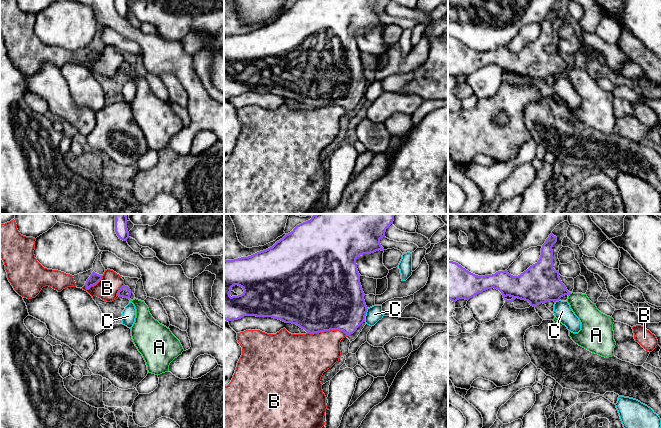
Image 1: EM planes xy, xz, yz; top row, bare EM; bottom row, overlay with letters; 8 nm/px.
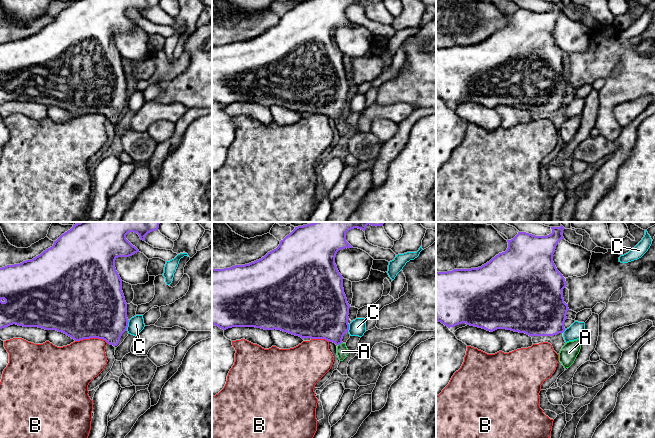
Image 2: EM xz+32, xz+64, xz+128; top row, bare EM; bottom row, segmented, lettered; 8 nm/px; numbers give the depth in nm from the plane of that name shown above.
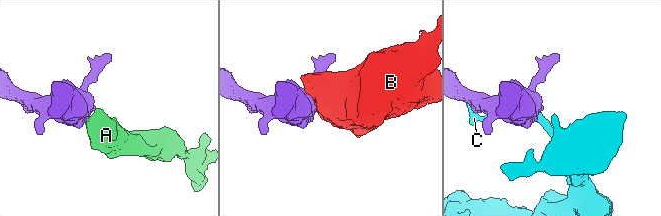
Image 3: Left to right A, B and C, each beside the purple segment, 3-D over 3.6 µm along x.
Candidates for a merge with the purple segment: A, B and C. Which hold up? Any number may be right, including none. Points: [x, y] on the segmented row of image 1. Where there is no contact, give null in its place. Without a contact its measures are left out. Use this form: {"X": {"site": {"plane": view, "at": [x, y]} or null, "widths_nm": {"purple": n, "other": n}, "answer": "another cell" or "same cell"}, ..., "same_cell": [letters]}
{"A": {"site": {"plane": "yz", "at": [569, 293]}, "widths_nm": {"purple": 300, "other": 170}, "answer": "same cell"}, "B": {"site": {"plane": "xz", "at": [327, 330]}, "widths_nm": {"purple": 500, "other": 360}, "answer": "another cell"}, "C": {"site": {"plane": "xz", "at": [365, 314]}, "widths_nm": {"purple": 440, "other": 120}, "answer": "another cell"}, "same_cell": ["A"]}

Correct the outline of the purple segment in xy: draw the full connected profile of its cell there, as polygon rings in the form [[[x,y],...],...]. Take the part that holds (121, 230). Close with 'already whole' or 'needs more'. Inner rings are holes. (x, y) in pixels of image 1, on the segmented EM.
[[[115,214],[115,232],[119,239],[123,241],[127,241],[129,238],[126,214]]]; already whole

